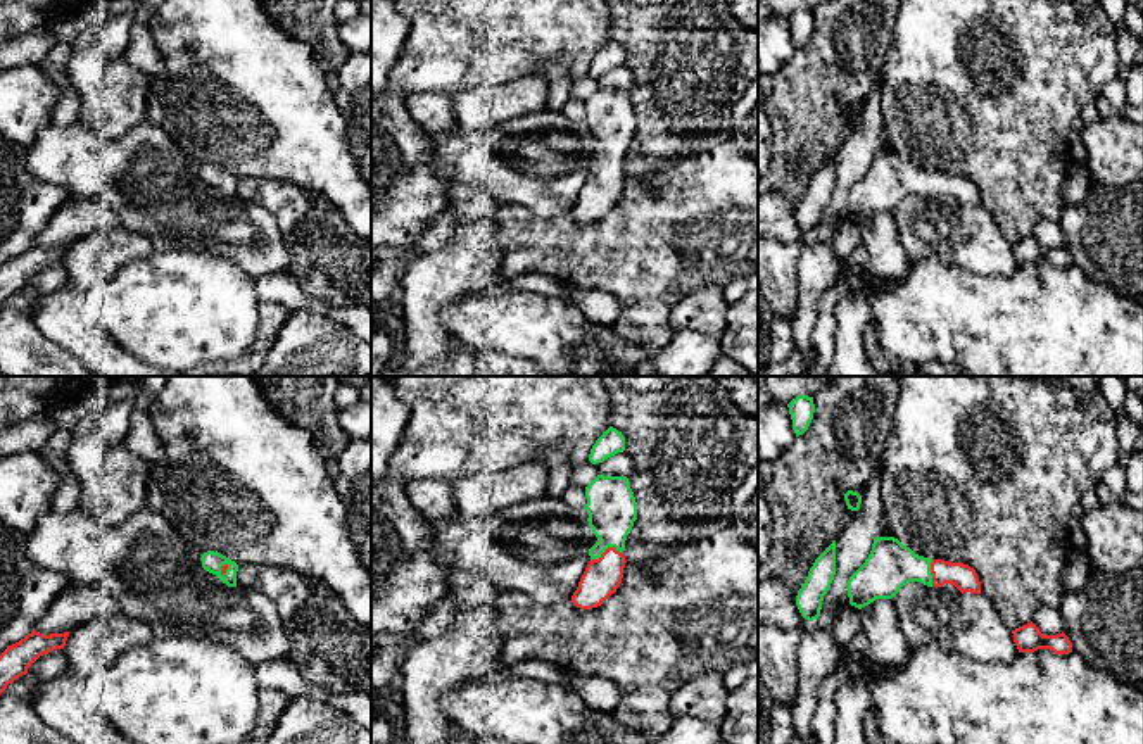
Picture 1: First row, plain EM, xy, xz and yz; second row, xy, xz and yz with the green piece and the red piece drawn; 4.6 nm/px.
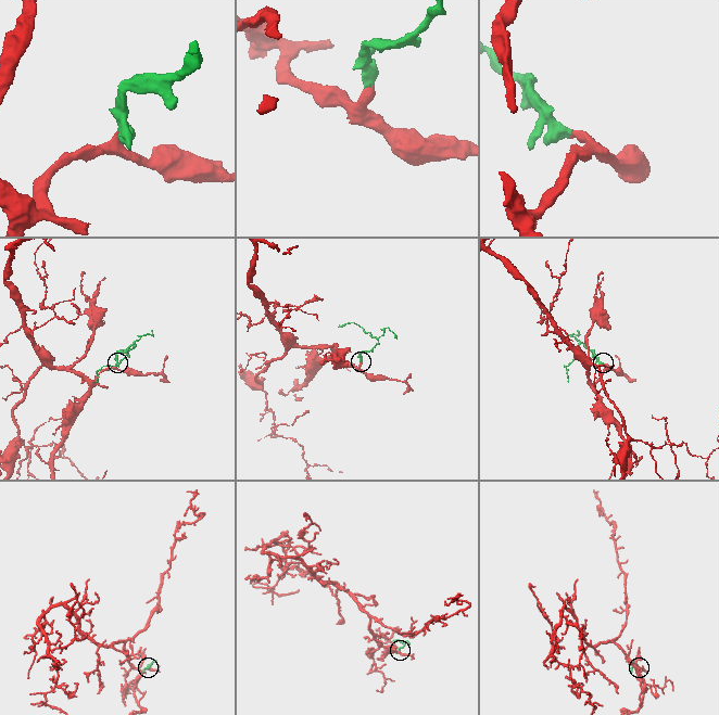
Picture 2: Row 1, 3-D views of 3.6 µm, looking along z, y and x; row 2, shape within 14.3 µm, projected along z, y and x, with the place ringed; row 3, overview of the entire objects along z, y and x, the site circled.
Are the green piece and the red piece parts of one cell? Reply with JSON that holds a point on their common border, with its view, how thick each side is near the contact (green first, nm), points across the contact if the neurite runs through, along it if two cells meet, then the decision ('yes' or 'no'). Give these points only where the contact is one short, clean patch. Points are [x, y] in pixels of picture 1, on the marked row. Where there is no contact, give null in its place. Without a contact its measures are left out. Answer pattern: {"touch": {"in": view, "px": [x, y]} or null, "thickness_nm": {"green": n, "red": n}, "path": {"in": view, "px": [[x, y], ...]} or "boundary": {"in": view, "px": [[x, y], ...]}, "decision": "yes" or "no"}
{"touch": {"in": "xz", "px": [606, 548]}, "thickness_nm": {"green": 240, "red": 170}, "path": {"in": "xz", "px": [[612, 508], [606, 548], [606, 567], [601, 579]]}, "decision": "yes"}

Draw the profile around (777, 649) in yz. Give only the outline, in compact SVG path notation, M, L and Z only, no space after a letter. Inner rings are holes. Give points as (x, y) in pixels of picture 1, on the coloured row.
M758 623L758 671L775 703L793 711L798 696L798 646L803 627L782 630Z

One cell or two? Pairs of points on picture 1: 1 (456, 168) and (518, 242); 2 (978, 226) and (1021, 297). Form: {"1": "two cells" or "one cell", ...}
{"1": "two cells", "2": "two cells"}

